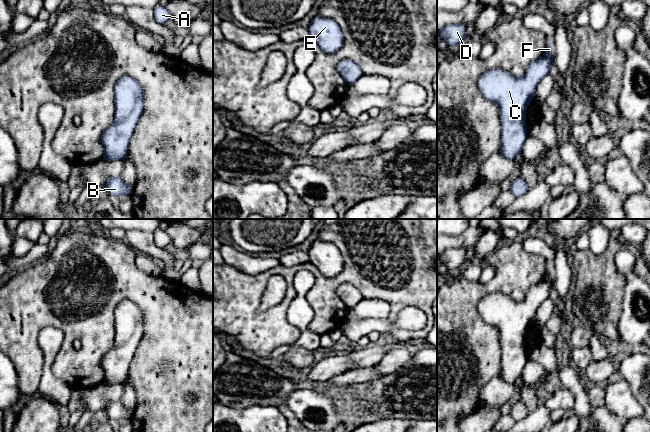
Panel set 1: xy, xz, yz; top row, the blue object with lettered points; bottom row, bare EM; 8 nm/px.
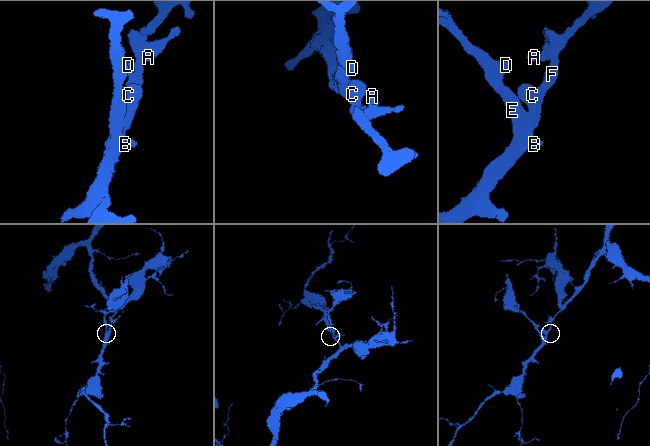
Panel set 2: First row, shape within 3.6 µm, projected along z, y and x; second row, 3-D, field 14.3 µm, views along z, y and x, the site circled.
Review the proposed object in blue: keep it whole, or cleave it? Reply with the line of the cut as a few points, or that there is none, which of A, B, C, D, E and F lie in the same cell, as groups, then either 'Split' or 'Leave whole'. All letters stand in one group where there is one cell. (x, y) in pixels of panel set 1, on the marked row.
No split. Groups: A B C D E F. Leave whole

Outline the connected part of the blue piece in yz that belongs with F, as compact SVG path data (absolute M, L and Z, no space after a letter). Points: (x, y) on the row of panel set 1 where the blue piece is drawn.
M549 41L543 57L532 61L522 77L514 77L502 69L491 69L482 74L478 87L482 95L494 102L500 110L500 155L514 160L522 151L527 138L526 109L539 81L550 74L553 58L552 42Z

